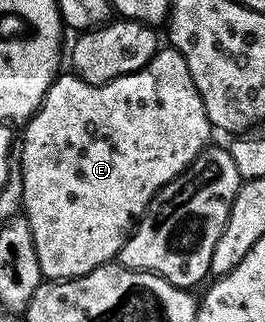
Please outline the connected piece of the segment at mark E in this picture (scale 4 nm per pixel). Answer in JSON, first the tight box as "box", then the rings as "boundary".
{"box":[20,47,212,279],"boundary":[[[173,47],[159,48],[154,58],[140,71],[129,73],[123,77],[112,79],[103,85],[90,85],[81,81],[73,72],[66,71],[55,77],[54,82],[48,87],[44,99],[36,112],[30,114],[25,122],[26,130],[20,134],[23,143],[23,197],[22,209],[24,216],[32,227],[32,239],[36,243],[36,259],[40,259],[40,271],[46,279],[65,279],[68,277],[82,277],[92,271],[97,265],[111,264],[117,258],[120,250],[138,218],[145,213],[148,203],[153,197],[168,184],[173,177],[180,175],[196,159],[201,149],[211,144],[212,126],[208,115],[204,111],[204,103],[200,99],[200,91],[196,91],[196,83],[188,71],[188,63],[184,63],[184,55]]]}

